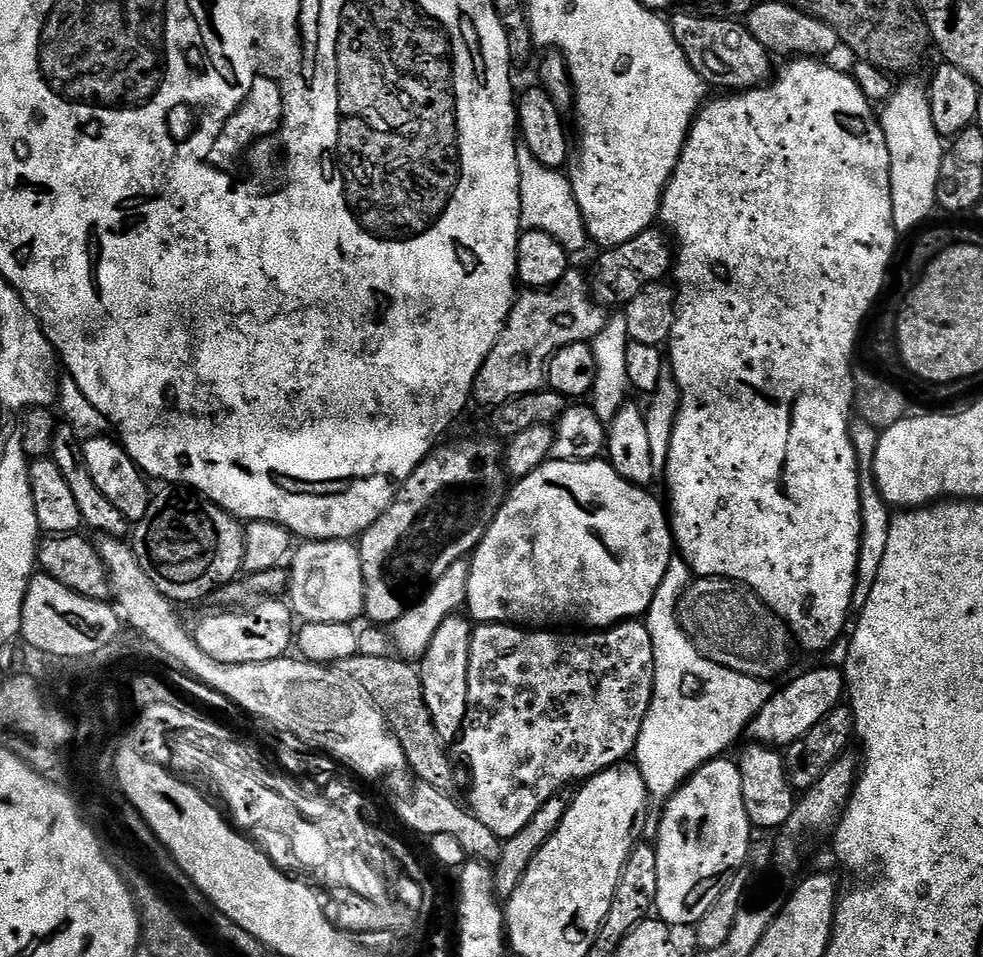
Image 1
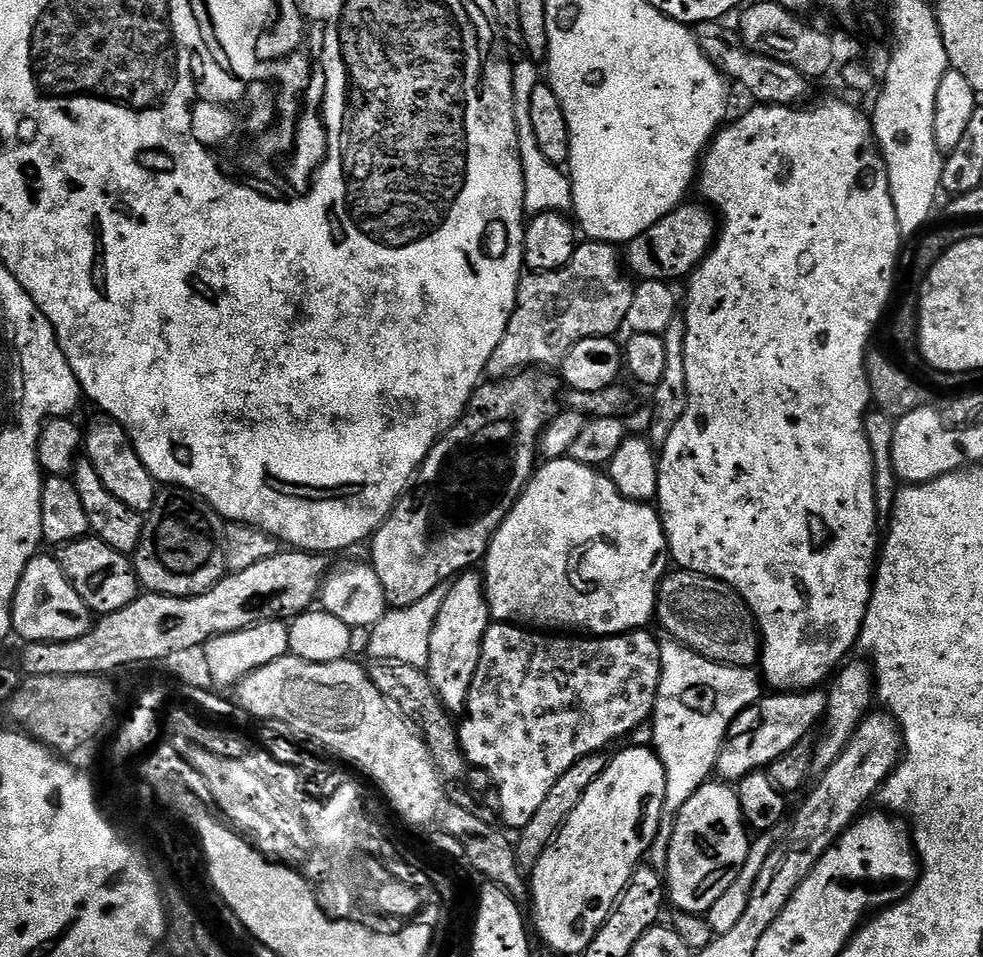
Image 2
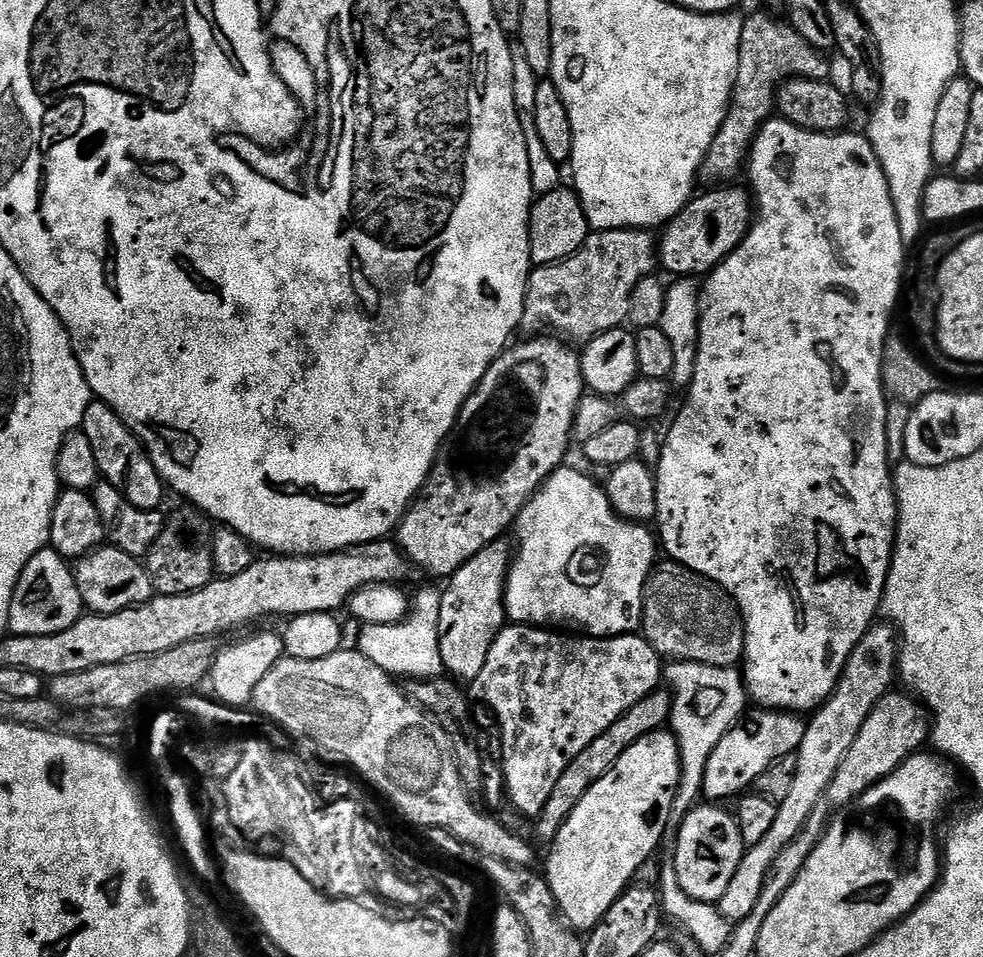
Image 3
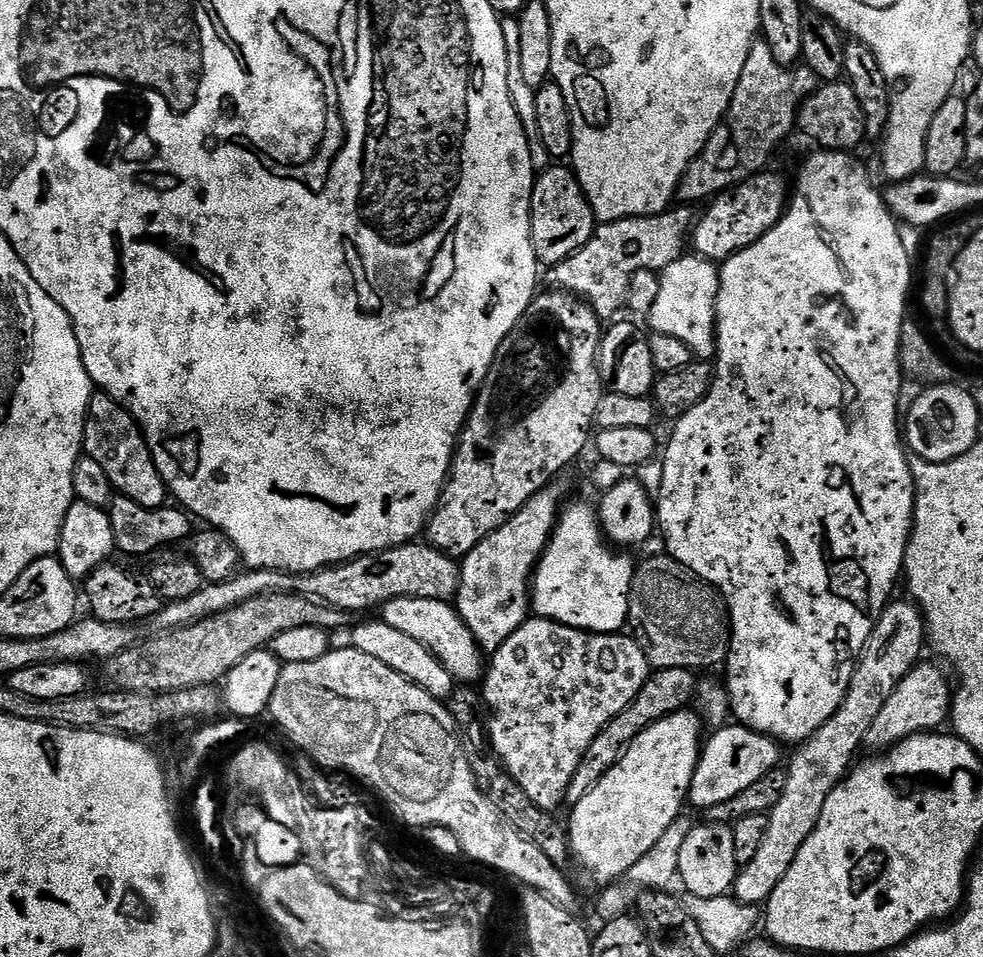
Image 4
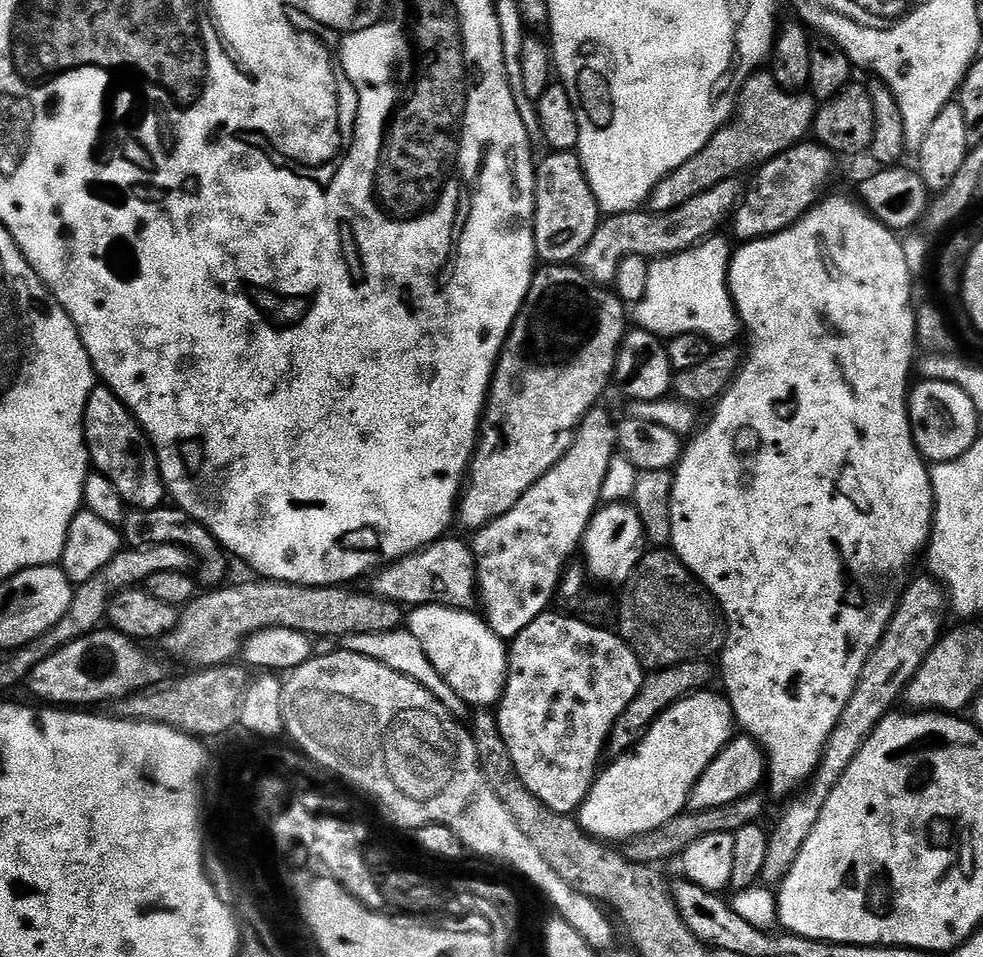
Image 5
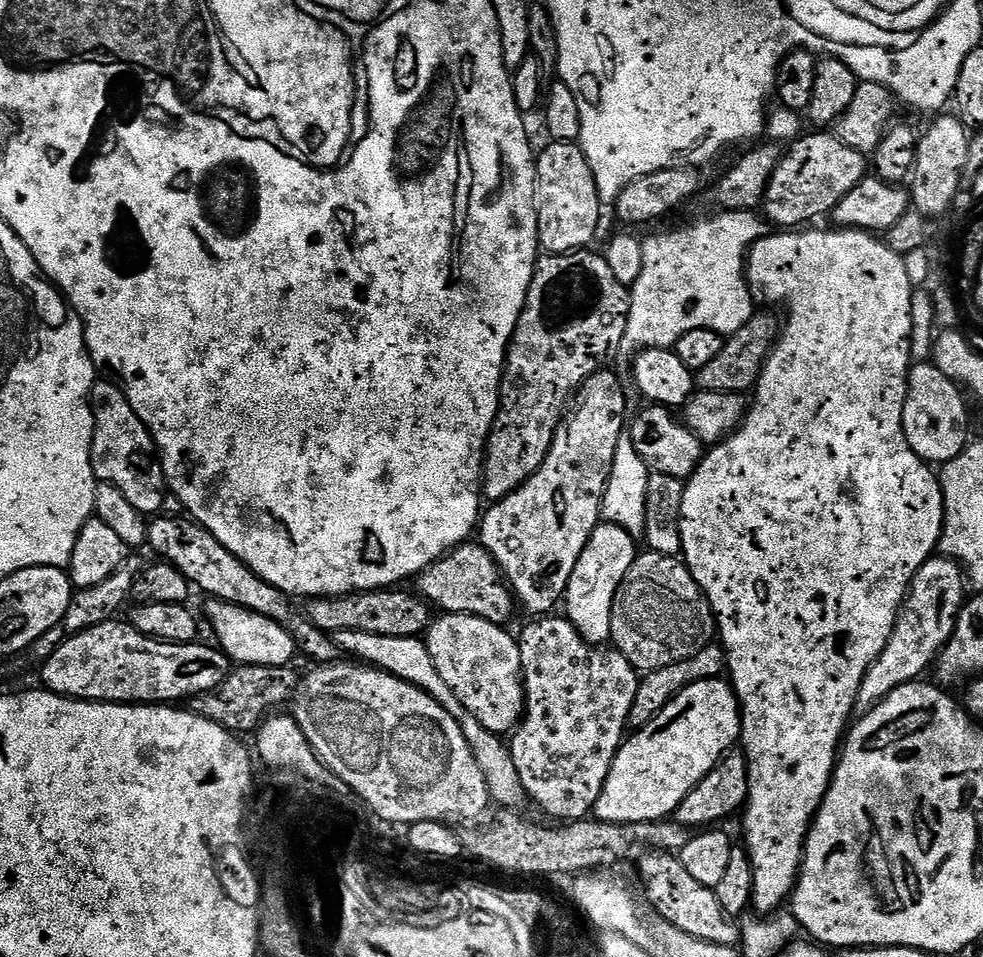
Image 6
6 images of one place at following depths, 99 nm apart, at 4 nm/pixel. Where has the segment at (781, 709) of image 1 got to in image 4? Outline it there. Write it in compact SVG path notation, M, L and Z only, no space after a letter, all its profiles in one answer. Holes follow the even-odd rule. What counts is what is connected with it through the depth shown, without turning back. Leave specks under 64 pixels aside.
M739 722L717 727L713 732L716 733L709 740L707 737L703 741L700 761L688 787L687 803L700 810L718 806L718 802L730 802L734 794L747 790L754 782L758 782L758 778L768 772L777 771L779 764L776 763L779 762L782 751L781 745L771 736L763 736Z

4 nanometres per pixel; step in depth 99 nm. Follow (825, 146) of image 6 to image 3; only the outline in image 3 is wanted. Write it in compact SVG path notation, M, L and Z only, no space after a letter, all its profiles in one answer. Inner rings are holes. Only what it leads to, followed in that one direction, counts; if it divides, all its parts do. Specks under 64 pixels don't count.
M716 186L693 195L688 207L663 225L658 236L658 264L672 278L697 278L718 267L748 236L754 219L754 200L736 186Z

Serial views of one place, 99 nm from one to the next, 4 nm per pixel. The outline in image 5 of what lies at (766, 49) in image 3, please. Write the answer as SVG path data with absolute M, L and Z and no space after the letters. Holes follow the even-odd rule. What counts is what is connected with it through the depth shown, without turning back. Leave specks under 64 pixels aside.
M771 71L753 72L740 88L734 118L723 124L714 138L710 138L710 142L706 142L706 146L698 150L694 158L690 158L690 162L682 162L678 170L660 179L650 194L647 207L653 212L678 210L678 206L702 194L702 190L710 190L710 186L718 186L718 182L739 177L739 172L751 173L778 154L801 143L812 131L817 107L818 101L811 94L782 90L782 86L774 82Z

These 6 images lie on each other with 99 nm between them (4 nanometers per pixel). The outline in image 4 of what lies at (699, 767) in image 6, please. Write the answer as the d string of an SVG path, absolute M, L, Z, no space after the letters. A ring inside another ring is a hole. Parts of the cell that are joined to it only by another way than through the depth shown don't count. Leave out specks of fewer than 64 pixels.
M692 710L675 712L666 718L662 718L658 722L654 722L646 730L642 730L642 734L638 734L638 738L634 738L634 742L625 748L622 758L608 771L606 778L602 778L602 782L598 782L598 786L594 786L594 790L590 790L590 794L586 794L586 798L582 798L582 802L578 802L578 806L571 809L570 815L572 815L572 821L566 824L571 855L574 857L574 860L580 863L581 870L584 871L594 883L598 884L597 886L609 885L612 881L623 878L627 874L627 871L662 838L662 834L666 833L670 824L685 811L686 801L688 799L688 787L694 778L694 770L698 766L702 751L700 724L702 725L701 717Z

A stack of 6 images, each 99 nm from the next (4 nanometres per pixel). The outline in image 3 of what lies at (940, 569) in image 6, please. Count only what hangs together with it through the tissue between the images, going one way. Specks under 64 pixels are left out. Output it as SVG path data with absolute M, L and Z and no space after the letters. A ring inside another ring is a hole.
M887 622L873 623L858 642L858 646L854 646L844 673L830 698L811 713L810 719L805 723L804 737L794 754L798 758L798 770L794 773L793 786L788 796L776 805L778 814L774 817L770 831L762 838L762 842L751 845L745 851L742 862L738 862L734 878L730 878L726 891L718 901L722 918L735 922L746 918L750 910L754 910L758 897L762 894L762 882L766 882L766 874L769 873L770 866L774 866L774 858L778 858L778 854L782 854L782 850L786 850L786 846L790 846L790 842L798 838L810 814L814 814L814 810L821 804L830 782L834 782L834 774L838 774L838 766L842 766L842 758L846 758L846 750L850 750L854 738L858 738L858 730L862 730L866 718L870 718L870 710L878 706L887 692L893 691L897 676L898 633Z

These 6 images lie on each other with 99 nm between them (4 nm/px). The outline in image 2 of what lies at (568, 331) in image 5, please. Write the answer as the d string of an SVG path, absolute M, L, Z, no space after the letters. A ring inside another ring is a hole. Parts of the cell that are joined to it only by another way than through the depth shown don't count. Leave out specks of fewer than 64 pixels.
M528 370L515 378L481 383L480 387L476 389L476 393L470 398L468 409L465 410L464 415L456 421L455 426L437 440L430 450L430 454L421 462L408 491L400 497L400 500L392 508L391 514L382 522L382 526L377 530L375 536L371 537L372 557L370 557L370 563L378 574L378 582L382 582L382 590L392 608L414 606L414 602L426 598L426 594L430 594L430 590L434 590L440 584L448 584L460 573L469 571L473 566L479 565L487 556L488 543L492 541L492 536L500 529L502 522L516 504L516 499L524 493L524 487L532 479L538 467L540 437L544 435L544 428L558 408L558 405L556 405L556 391L562 388L561 381L557 377L556 381L554 377L547 376L544 372L547 371Z

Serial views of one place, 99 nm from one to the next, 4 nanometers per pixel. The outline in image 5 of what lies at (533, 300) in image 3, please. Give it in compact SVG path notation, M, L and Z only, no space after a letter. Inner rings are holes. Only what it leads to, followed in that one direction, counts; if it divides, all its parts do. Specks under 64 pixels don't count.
M736 178L718 182L718 186L710 186L710 190L702 190L702 194L697 194L695 198L690 198L690 202L678 206L678 210L665 212L637 210L601 219L594 238L590 238L590 242L578 257L579 267L583 268L597 284L608 286L615 281L618 266L627 256L659 258L674 256L677 252L696 247L697 244L709 239L715 233L712 231L724 219L725 223L735 213L736 205L739 204L742 195L740 182Z

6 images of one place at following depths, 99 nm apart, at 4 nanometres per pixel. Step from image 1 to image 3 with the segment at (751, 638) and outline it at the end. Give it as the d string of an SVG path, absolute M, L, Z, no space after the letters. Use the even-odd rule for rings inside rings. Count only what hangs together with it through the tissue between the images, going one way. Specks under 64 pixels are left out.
M675 562L653 568L644 587L642 635L657 654L668 662L698 662L719 668L736 668L744 658L744 619L736 600L725 588Z

